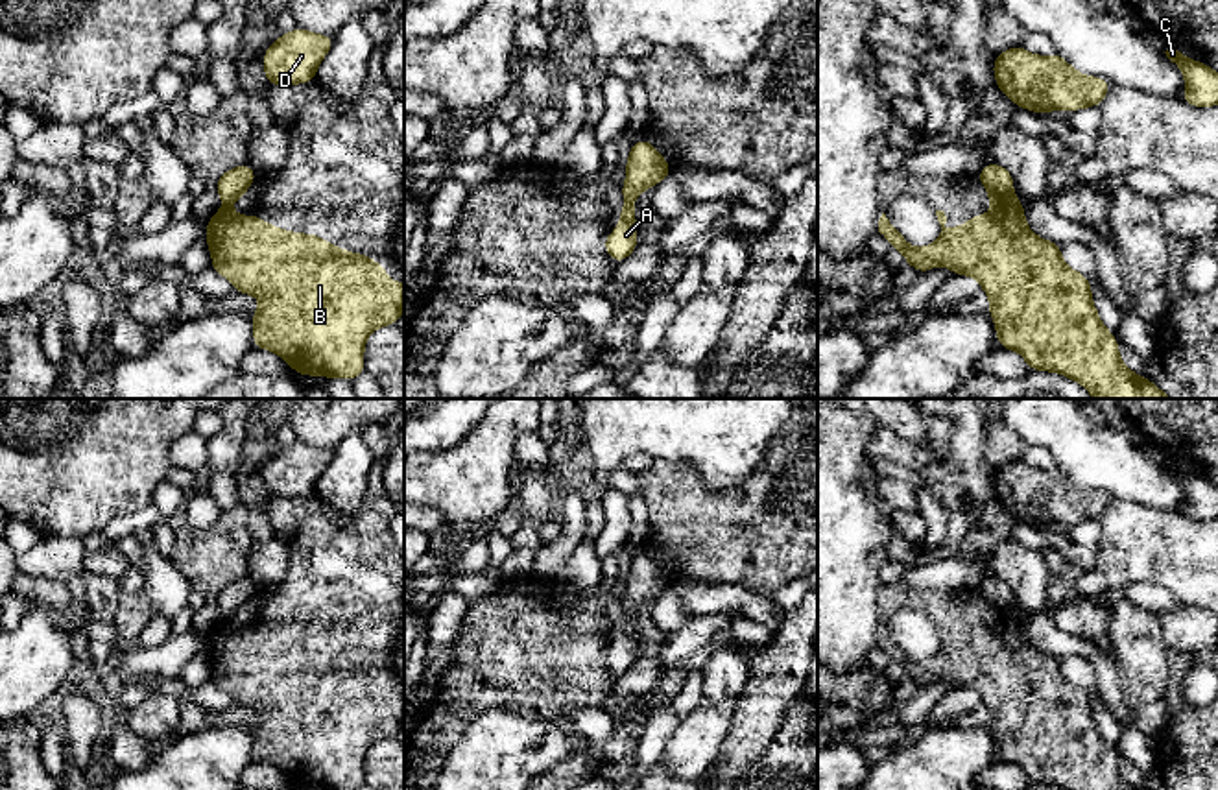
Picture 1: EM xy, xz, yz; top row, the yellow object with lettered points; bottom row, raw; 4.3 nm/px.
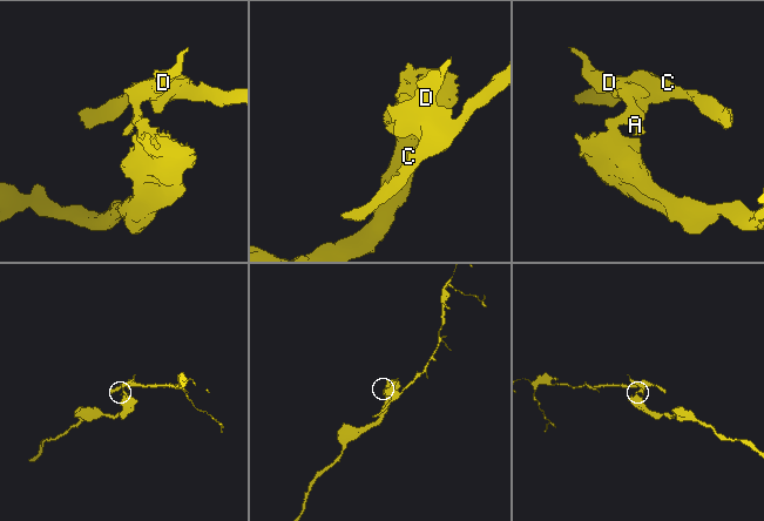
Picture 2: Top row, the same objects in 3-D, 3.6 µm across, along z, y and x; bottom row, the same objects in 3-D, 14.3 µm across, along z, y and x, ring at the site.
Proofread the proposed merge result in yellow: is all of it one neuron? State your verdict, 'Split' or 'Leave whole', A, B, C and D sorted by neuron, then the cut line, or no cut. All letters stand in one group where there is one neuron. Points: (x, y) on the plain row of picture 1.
Split. Groups: A C D / B. Split along yz (991, 604), (1012, 608)

